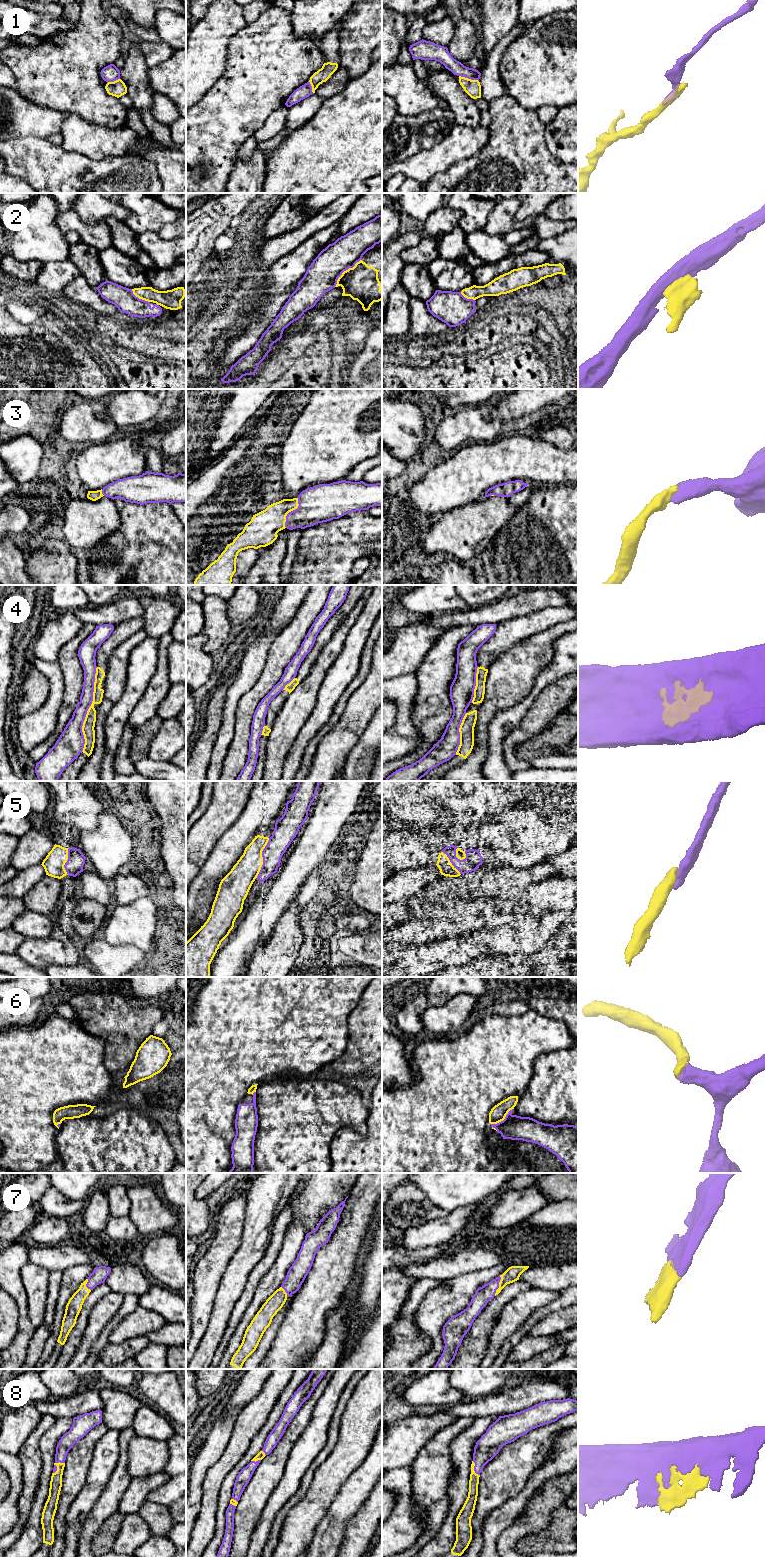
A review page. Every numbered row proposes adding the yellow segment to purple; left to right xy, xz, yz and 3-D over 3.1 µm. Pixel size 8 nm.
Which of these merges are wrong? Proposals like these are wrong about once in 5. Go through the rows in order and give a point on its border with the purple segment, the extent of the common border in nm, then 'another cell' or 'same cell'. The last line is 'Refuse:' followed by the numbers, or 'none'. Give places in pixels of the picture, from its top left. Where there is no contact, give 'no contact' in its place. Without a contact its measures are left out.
1: meets purple in yz at (469, 78); contact 170 nm long; another cell
2: meets purple in xz at (344, 270); contact 300 nm long; another cell
3: meets purple in xz at (291, 511); contact 260 nm long; same cell
4: meets purple in xy at (88, 708); contact 700 nm long; another cell
5: meets purple in xz at (263, 858); contact 340 nm long; same cell
6: meets purple in yz at (503, 1120); contact 220 nm long; same cell
7: meets purple in yz at (498, 1285); contact 190 nm long; same cell
8: meets purple in xy at (55, 1465); contact 130 nm long; same cell
Refuse: 1, 2, 4

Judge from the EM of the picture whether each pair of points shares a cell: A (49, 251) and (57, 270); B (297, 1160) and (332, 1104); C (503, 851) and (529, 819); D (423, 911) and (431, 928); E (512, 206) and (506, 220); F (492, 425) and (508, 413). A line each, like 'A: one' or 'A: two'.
A: two
B: one
C: one
D: two
E: one
F: two

